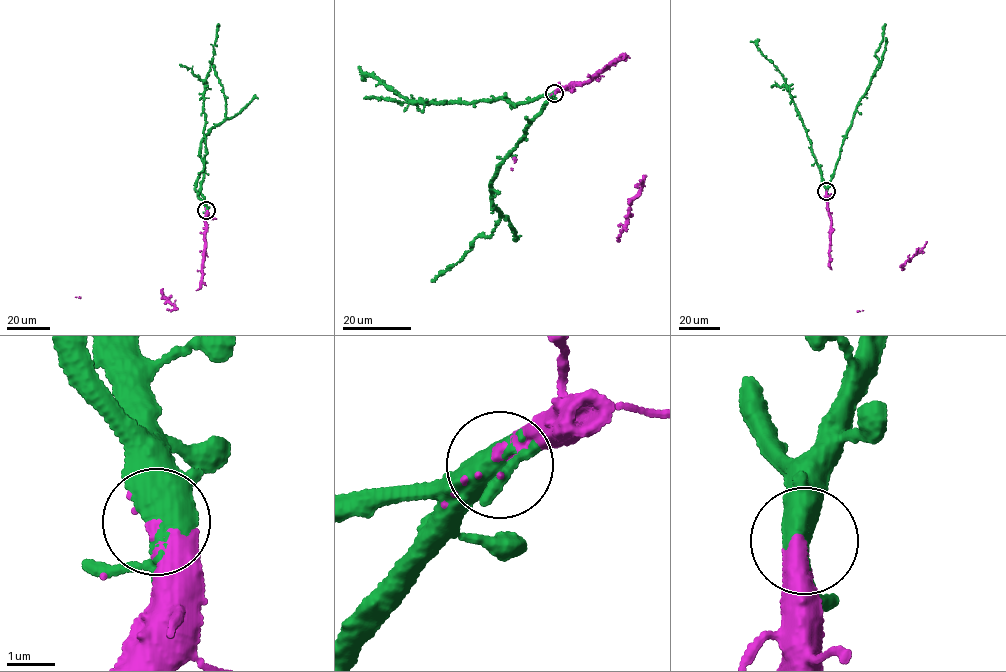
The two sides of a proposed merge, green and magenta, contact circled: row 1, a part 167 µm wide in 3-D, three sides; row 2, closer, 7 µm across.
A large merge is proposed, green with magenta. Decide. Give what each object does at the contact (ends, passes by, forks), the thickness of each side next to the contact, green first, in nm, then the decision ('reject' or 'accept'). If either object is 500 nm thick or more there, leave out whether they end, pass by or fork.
green forks there; magenta ends there; 440 nm thick on the green side, 440 nm on the other; accept

